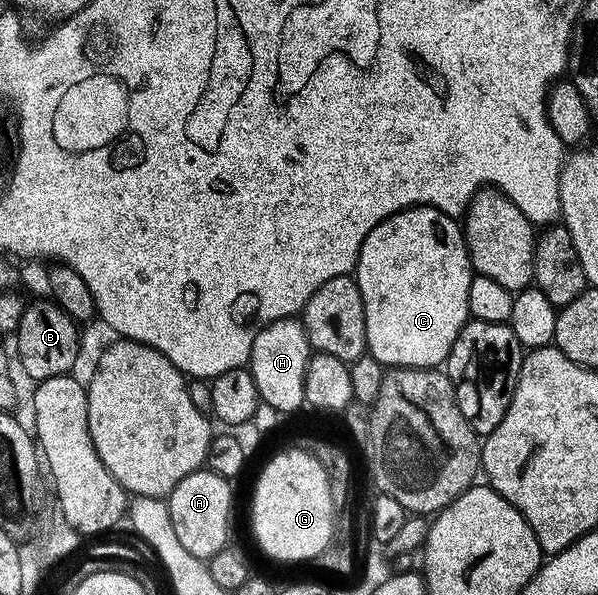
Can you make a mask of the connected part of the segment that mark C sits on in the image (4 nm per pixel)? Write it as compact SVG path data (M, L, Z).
M407 207L381 221L365 237L353 272L365 305L367 351L384 368L438 368L446 364L459 330L468 322L469 281L473 274L462 226L435 207Z

